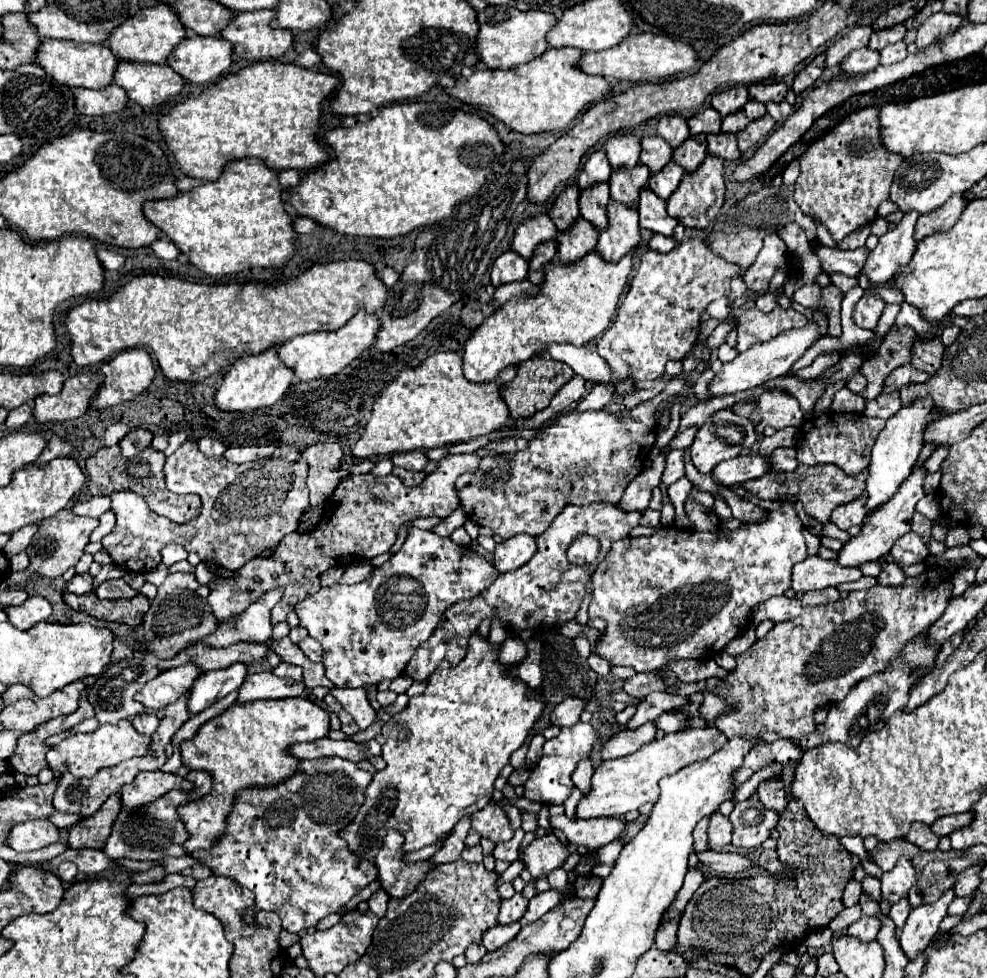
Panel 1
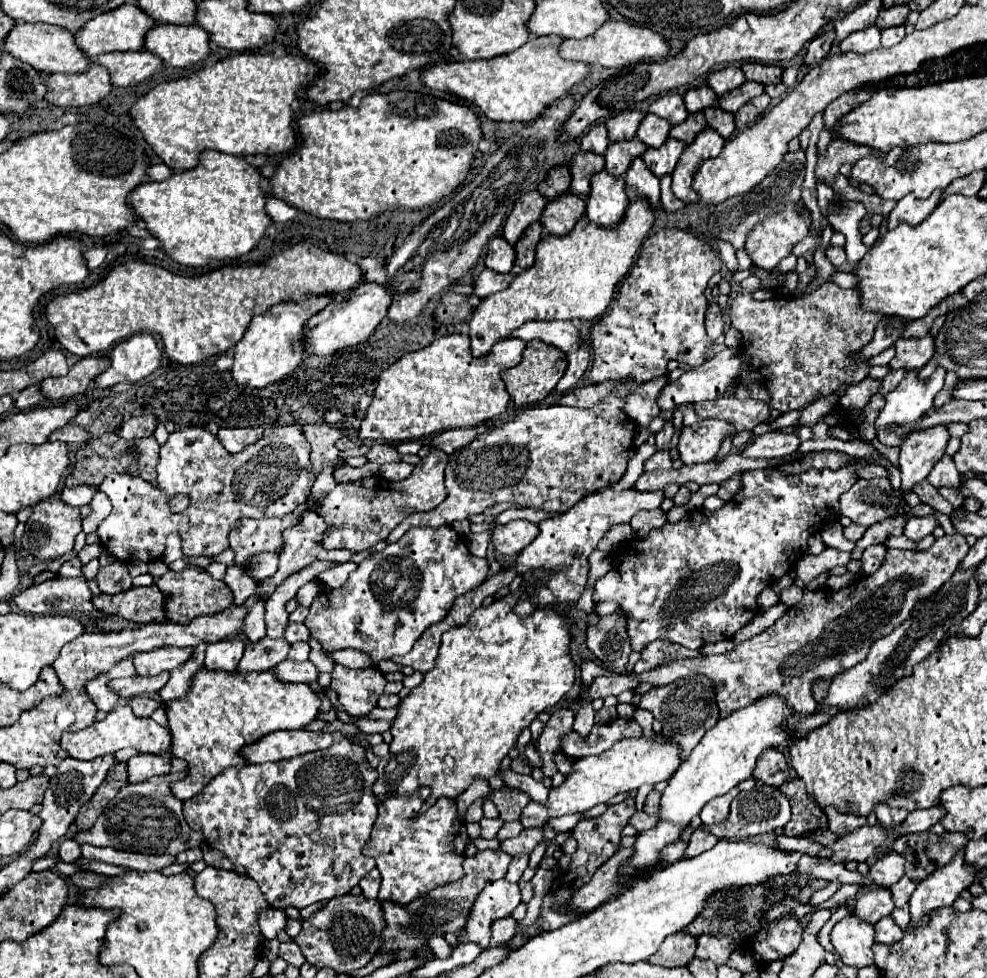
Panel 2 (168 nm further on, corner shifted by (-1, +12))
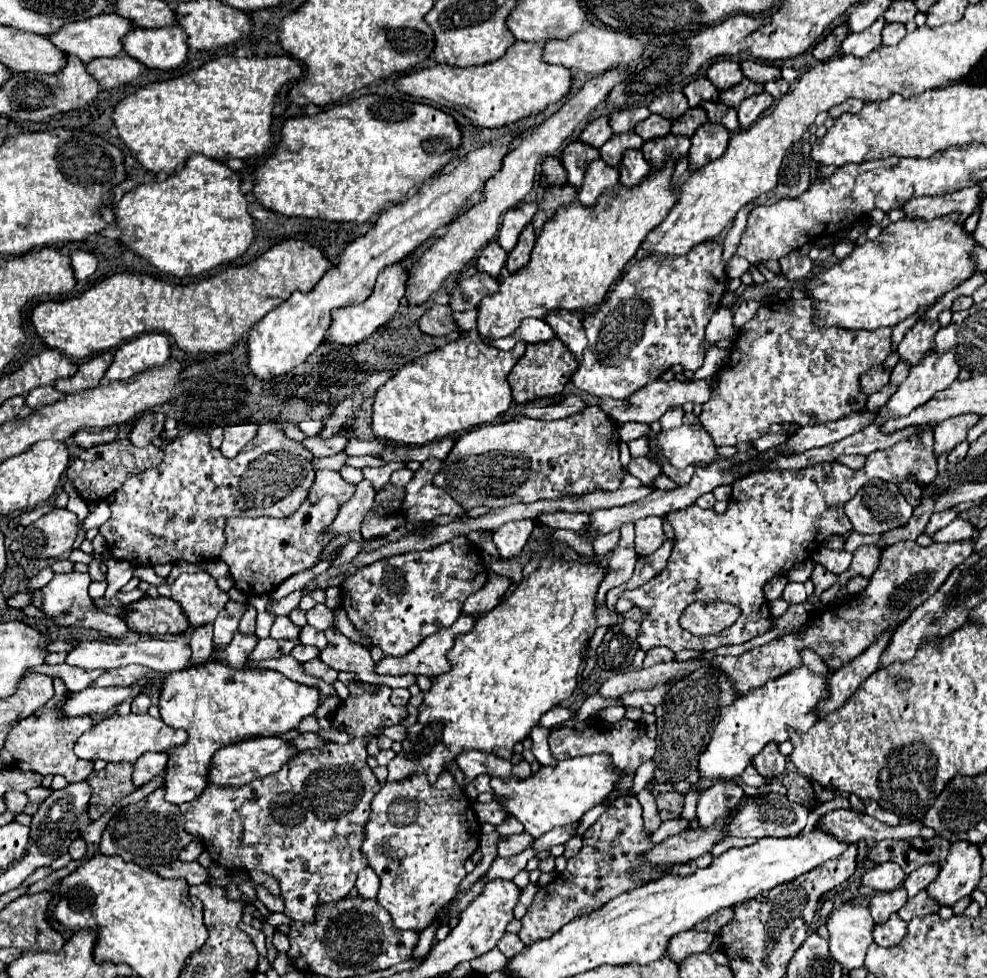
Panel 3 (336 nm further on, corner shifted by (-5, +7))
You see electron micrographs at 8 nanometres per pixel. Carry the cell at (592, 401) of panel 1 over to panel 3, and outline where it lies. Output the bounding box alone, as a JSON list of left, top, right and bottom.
[572,241,728,399]

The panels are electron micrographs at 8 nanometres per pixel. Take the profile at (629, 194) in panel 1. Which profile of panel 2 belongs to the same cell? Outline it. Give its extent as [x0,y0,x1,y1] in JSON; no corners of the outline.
[606,138,646,176]

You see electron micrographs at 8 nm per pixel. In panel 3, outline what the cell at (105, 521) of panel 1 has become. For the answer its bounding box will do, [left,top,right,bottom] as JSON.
[82,501,110,531]

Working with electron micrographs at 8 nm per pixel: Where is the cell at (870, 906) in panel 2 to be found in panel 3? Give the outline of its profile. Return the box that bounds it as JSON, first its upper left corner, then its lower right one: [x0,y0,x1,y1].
[868,887,908,925]

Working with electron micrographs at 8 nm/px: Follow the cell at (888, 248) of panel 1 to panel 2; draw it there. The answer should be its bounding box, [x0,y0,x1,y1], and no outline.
[888,190,946,230]

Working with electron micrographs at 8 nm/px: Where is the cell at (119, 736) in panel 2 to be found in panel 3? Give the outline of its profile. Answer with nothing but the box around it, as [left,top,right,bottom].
[74,715,186,763]

